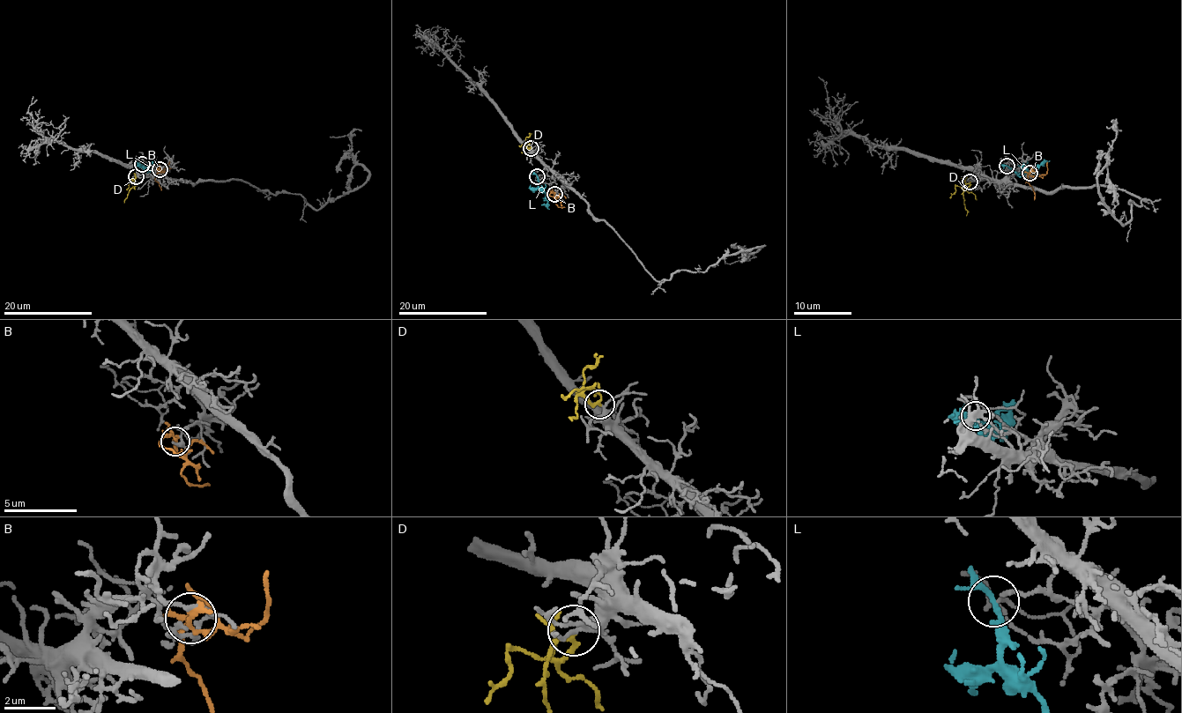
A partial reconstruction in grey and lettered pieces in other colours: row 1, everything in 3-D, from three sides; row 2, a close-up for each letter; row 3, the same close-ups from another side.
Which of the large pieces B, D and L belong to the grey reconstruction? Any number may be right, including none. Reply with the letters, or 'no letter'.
D

